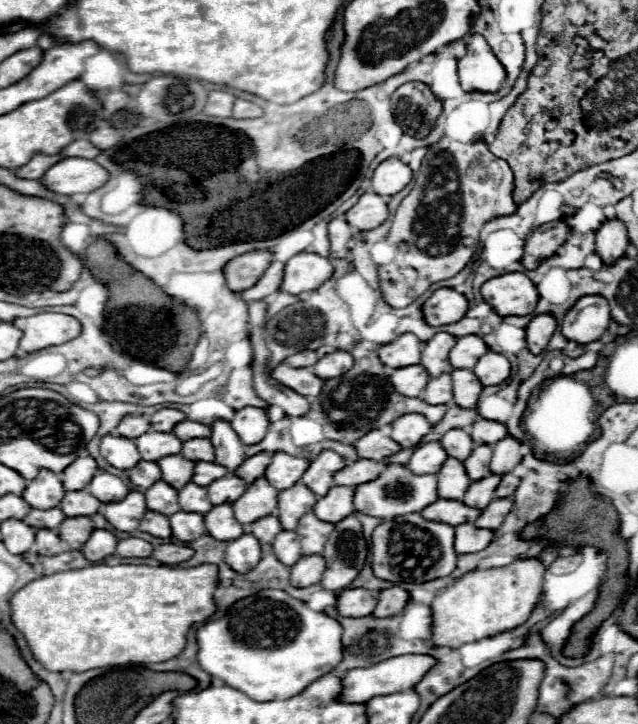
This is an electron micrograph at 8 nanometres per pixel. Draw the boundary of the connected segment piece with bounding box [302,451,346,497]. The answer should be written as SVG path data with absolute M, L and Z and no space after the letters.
M322 451L314 461L310 461L310 467L306 469L302 483L314 491L318 497L324 497L330 487L334 485L334 475L336 471L344 469L346 461L334 453L334 451Z

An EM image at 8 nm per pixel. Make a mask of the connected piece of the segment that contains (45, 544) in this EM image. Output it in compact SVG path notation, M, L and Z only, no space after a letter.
M38 529L36 531L36 541L34 541L30 551L38 553L38 555L58 555L58 553L66 551L66 543L58 537L56 531Z

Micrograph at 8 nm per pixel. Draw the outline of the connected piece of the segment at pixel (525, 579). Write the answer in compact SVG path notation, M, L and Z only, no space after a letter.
M522 559L510 567L488 571L476 569L456 579L454 585L438 593L432 601L430 645L458 649L464 643L474 643L520 627L536 607L544 571L546 569L538 559Z

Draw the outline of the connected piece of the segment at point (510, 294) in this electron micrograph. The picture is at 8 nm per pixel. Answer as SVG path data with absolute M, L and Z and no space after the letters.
M506 273L482 285L484 301L500 315L534 315L538 291L524 273Z

